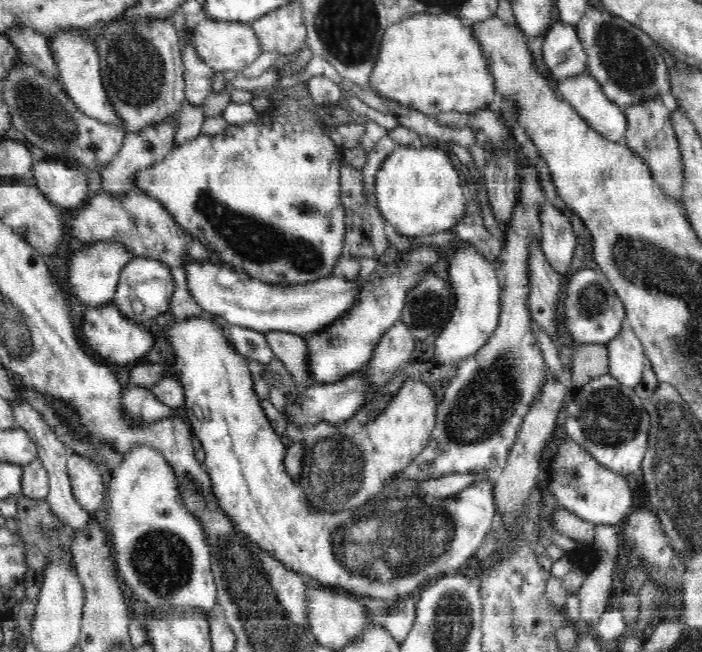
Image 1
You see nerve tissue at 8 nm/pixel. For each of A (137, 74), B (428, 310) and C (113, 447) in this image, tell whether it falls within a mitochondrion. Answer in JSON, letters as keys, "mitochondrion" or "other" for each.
{"A":"mitochondrion","B":"mitochondrion","C":"mitochondrion"}

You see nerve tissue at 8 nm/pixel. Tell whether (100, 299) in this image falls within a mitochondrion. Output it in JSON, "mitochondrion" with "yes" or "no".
{"mitochondrion":"no"}

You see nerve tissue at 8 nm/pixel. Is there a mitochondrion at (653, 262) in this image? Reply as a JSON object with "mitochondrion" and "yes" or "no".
{"mitochondrion":"yes"}

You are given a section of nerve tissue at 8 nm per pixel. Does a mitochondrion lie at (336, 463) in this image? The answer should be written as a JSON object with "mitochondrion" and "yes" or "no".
{"mitochondrion":"yes"}

